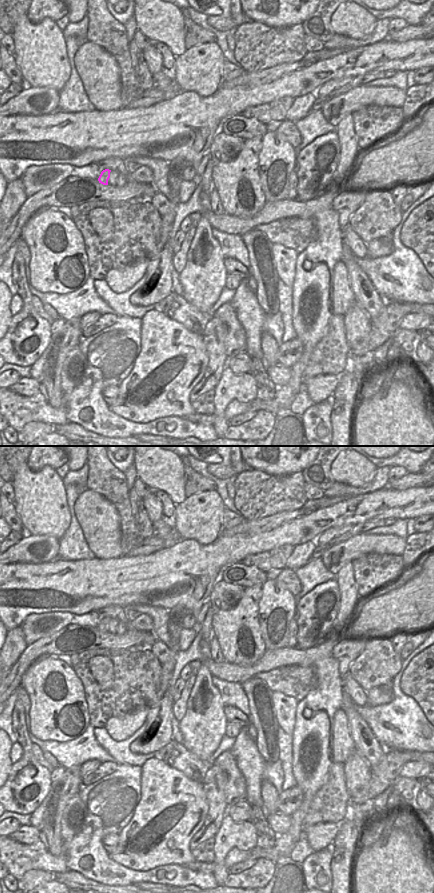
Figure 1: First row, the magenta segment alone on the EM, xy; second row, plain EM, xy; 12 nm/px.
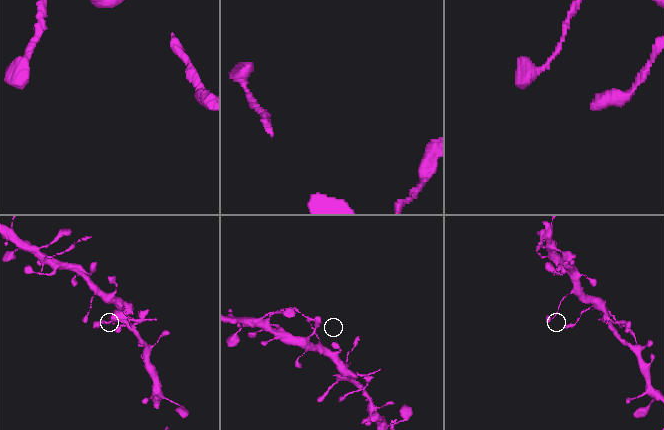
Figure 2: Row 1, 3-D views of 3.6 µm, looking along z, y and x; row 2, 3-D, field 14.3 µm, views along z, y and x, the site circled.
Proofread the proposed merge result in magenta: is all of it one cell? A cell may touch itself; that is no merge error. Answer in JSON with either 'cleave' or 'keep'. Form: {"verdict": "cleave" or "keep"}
{"verdict": "keep"}

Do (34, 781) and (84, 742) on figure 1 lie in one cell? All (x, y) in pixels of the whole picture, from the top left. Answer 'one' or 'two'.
two

